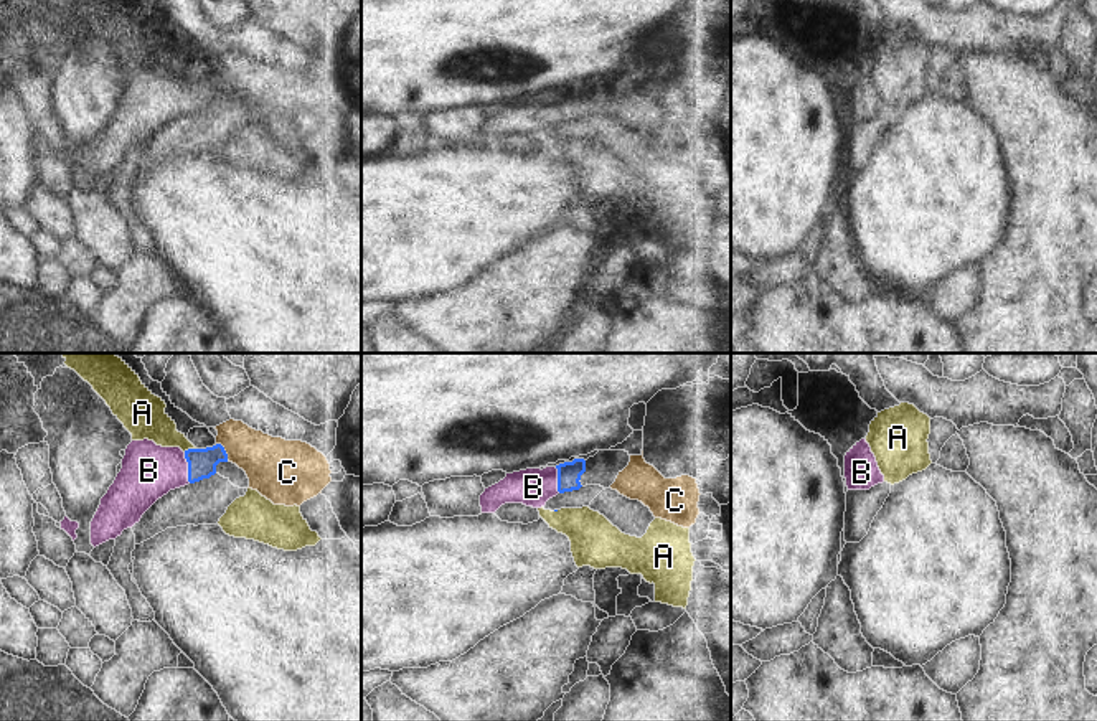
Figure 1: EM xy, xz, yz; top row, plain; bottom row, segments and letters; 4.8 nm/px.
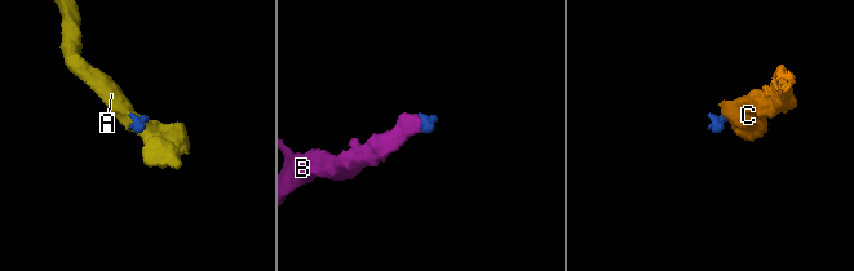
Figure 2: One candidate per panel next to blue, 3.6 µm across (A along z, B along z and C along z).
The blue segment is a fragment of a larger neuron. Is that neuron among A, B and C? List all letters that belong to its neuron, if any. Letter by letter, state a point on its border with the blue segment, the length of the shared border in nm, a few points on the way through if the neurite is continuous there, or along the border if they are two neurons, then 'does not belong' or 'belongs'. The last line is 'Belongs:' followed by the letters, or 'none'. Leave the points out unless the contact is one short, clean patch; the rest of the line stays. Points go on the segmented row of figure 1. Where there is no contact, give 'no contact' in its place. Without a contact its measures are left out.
A: xy (188, 449) | 70 nm | along xy (195, 447), (183, 451) | does not belong
B: xy (188, 467) | 160 nm | across xy (202, 462), (188, 467), (149, 471) | belongs
C: xy (225, 451) | 110 nm | across xy (202, 462), (225, 451), (253, 451), (273, 464) | belongs
Belongs: B, C

